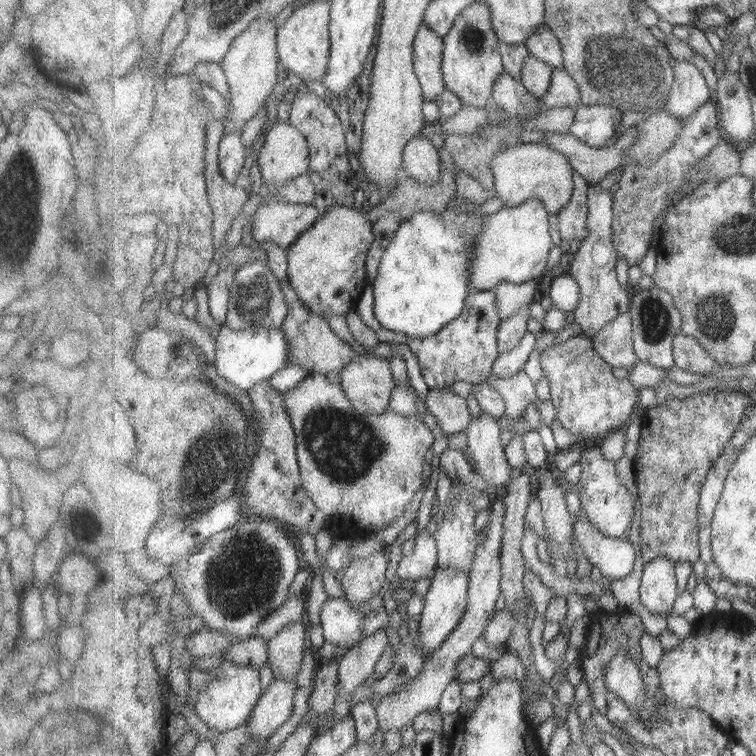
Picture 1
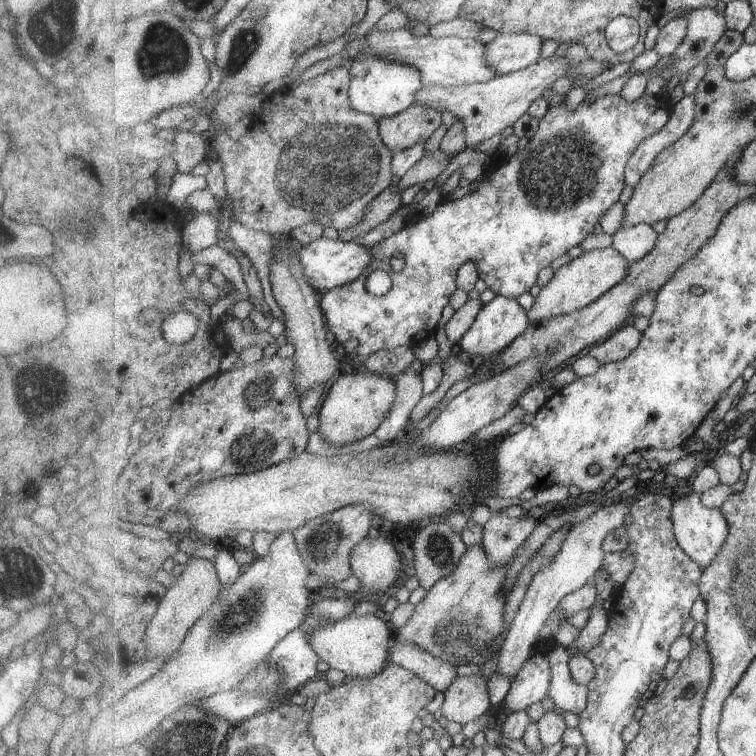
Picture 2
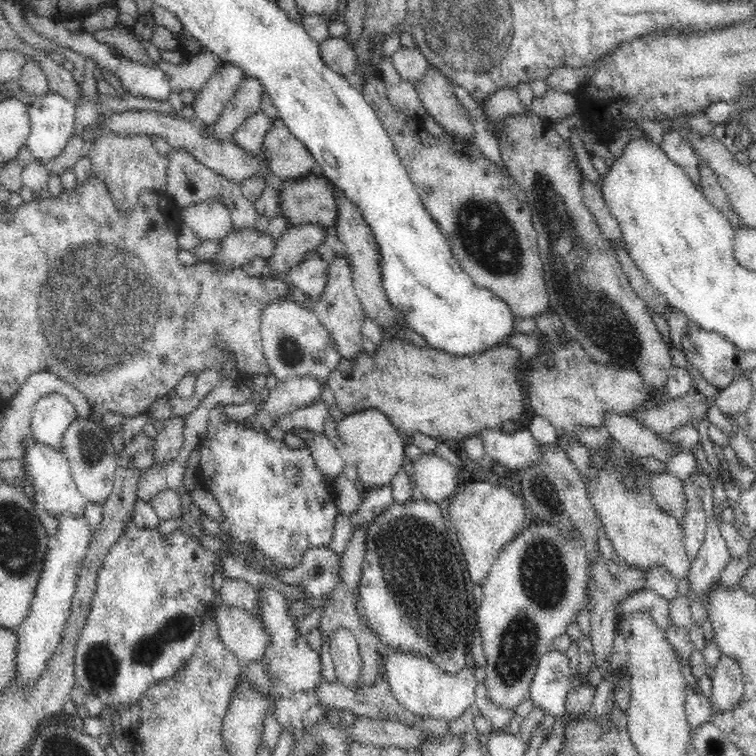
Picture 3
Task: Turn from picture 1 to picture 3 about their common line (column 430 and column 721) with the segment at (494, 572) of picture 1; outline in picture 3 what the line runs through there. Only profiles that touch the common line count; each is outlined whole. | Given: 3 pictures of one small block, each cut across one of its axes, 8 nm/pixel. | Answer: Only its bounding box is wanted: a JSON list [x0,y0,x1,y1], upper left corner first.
[711,655,744,711]

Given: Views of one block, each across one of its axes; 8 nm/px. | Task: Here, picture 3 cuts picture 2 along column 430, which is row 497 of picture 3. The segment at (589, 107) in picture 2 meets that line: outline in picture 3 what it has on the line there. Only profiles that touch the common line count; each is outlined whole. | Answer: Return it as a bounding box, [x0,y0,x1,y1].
[198,402,340,569]

